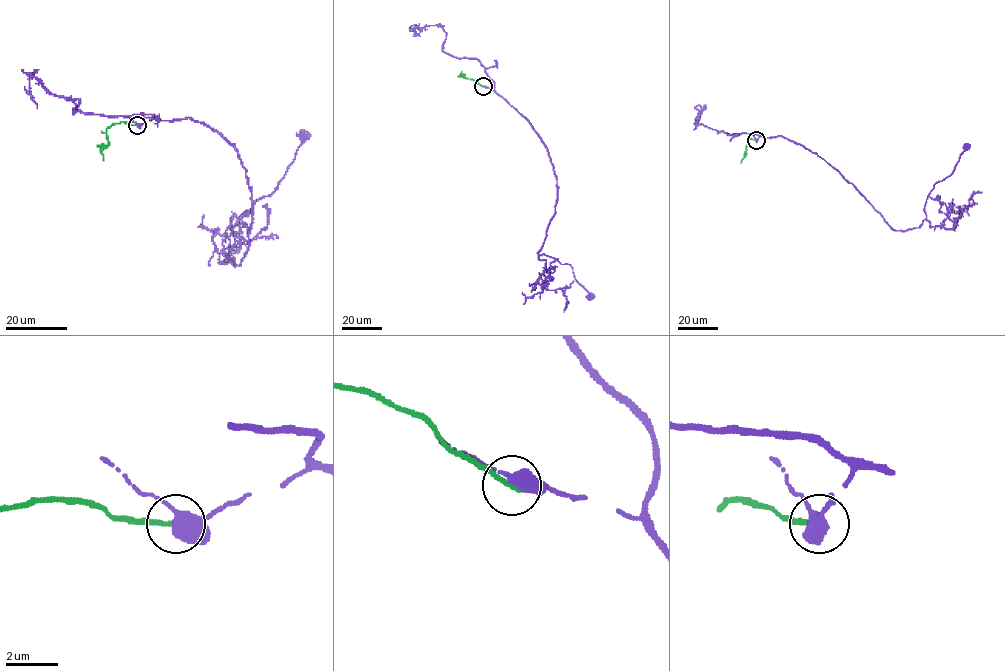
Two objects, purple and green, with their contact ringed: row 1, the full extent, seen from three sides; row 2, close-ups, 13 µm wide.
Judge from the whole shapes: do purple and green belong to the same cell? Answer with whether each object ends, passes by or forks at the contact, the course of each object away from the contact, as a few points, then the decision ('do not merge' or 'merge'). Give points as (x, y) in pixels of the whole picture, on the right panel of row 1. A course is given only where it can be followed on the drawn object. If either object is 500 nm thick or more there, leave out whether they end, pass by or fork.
purple forks there; green ends there; purple runs (756, 140), (782, 135), (802, 145), (902, 231), (918, 228), (934, 185), (952, 174), (967, 146); green runs (756, 140), (748, 140), (740, 163); do not merge

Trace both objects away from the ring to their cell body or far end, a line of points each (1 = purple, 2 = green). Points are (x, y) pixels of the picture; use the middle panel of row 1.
1: (483, 86), (524, 117), (546, 147), (557, 200), (538, 256), (569, 264), (589, 297)
2: (483, 86), (464, 77), (461, 70)

